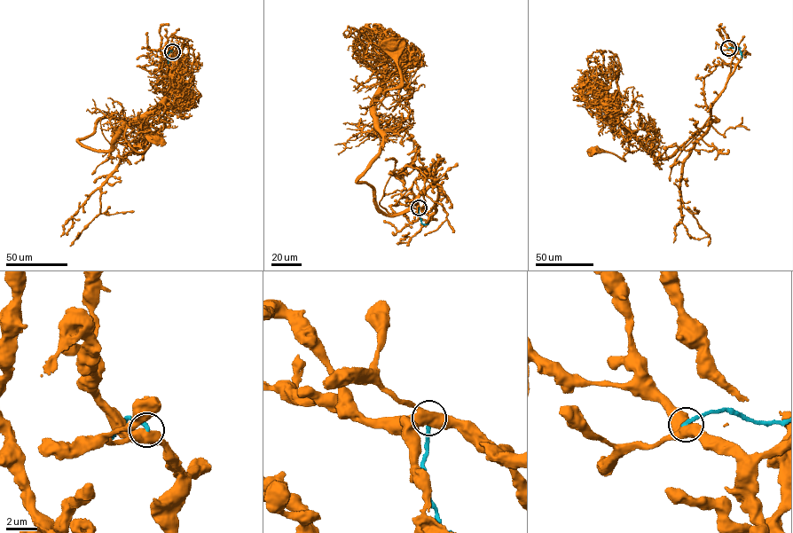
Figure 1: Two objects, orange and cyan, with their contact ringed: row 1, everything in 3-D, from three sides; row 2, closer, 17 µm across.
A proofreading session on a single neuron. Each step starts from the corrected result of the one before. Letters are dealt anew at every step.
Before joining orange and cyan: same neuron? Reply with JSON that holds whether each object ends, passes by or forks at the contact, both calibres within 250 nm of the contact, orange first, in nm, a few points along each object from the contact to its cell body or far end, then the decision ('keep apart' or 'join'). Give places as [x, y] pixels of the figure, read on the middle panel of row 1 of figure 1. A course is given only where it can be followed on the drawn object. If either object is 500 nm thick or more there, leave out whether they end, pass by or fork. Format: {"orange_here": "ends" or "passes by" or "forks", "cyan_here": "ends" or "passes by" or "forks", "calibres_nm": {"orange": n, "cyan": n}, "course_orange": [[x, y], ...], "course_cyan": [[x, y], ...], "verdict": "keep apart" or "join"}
{"calibres_nm": {"orange": 600, "cyan": 280}, "course_orange": [[419, 207], [435, 206], [438, 188], [388, 215], [372, 188], [357, 182], [382, 142], [377, 95]], "course_cyan": [[419, 207], [420, 222], [428, 224]], "verdict": "keep apart"}

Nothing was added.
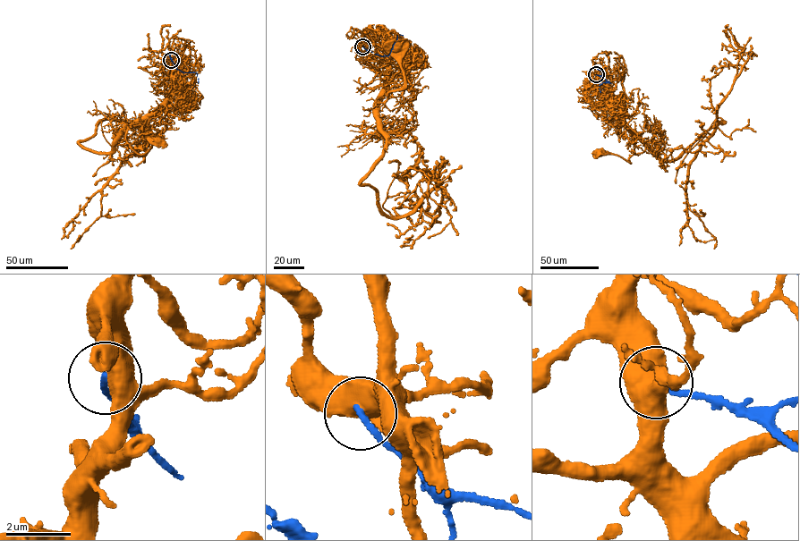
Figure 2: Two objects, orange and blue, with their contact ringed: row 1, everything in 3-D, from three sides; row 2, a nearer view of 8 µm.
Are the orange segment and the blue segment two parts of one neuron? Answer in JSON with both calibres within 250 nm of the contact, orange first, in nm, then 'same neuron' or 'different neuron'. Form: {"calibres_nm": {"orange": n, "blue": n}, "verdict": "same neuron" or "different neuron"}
{"calibres_nm": {"orange": 550, "blue": 190}, "verdict": "different neuron"}

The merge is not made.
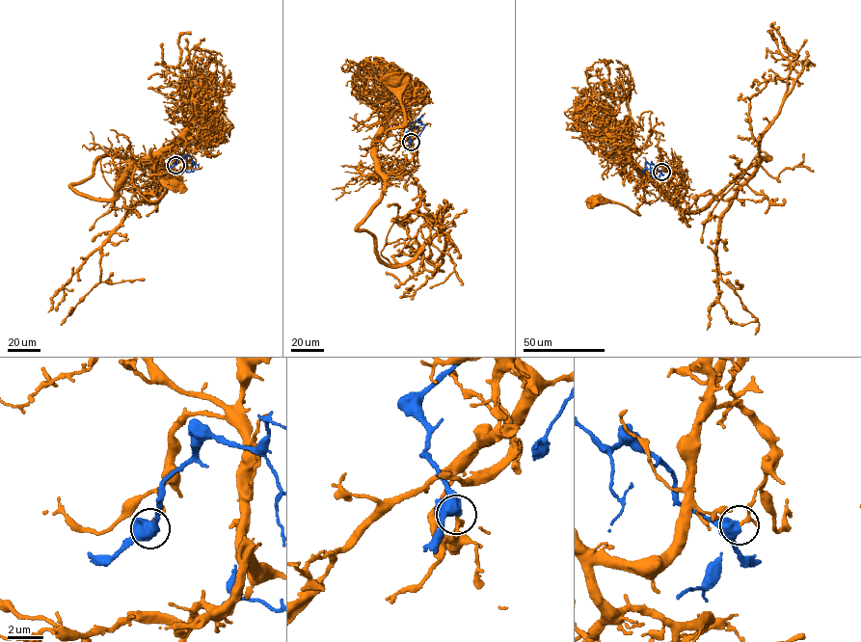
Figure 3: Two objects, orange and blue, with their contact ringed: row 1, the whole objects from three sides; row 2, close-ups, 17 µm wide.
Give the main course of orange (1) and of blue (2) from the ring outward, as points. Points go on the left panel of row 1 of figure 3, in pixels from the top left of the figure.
1: (175, 164), (176, 157), (181, 154), (185, 168), (187, 151), (181, 143), (170, 146), (149, 160), (147, 158)
2: (175, 164), (180, 156), (186, 154), (195, 167), (194, 171), (187, 172), (183, 168)

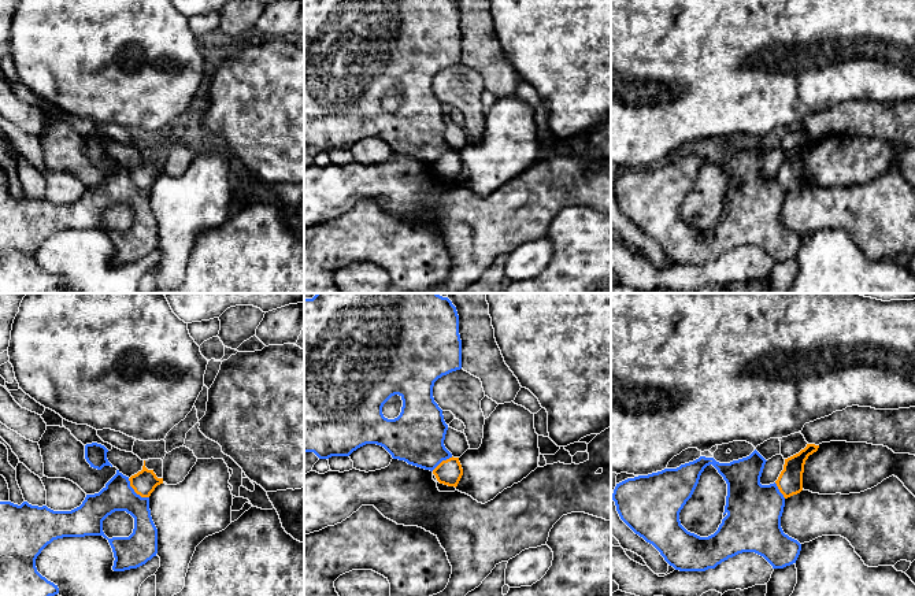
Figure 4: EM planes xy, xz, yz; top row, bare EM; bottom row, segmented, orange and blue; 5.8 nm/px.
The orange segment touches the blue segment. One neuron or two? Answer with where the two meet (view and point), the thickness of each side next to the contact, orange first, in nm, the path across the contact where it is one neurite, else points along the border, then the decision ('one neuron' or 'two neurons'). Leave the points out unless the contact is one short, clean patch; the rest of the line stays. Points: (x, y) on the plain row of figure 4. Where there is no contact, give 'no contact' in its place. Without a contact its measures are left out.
xy (136, 185) | 140/180 nm | along xy (128, 171), (137, 187), (148, 191) | two neurons

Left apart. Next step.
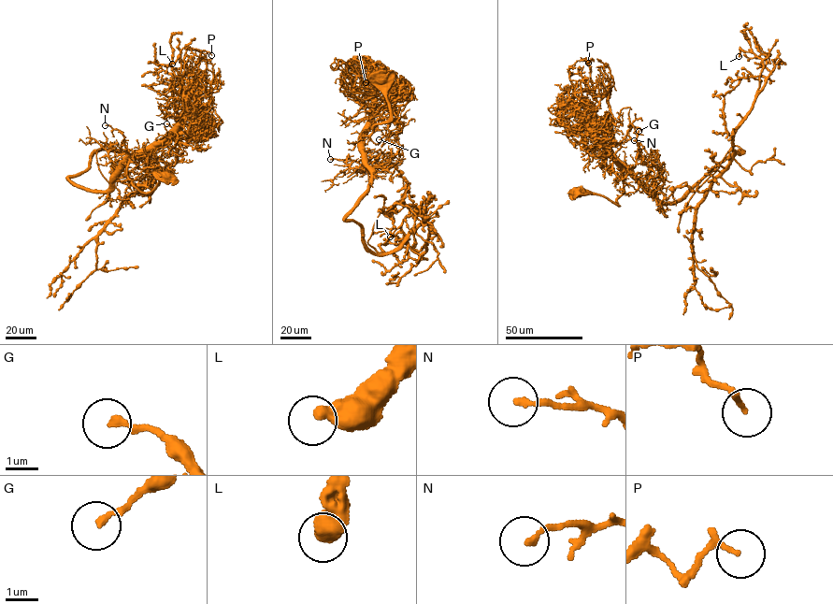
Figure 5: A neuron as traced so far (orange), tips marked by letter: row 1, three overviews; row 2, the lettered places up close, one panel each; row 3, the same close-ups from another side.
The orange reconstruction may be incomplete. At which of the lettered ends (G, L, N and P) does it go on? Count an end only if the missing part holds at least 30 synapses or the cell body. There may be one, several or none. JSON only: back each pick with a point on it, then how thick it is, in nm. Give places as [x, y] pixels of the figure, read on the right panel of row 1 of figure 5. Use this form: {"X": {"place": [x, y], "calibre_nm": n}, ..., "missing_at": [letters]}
{"missing_at": []}

